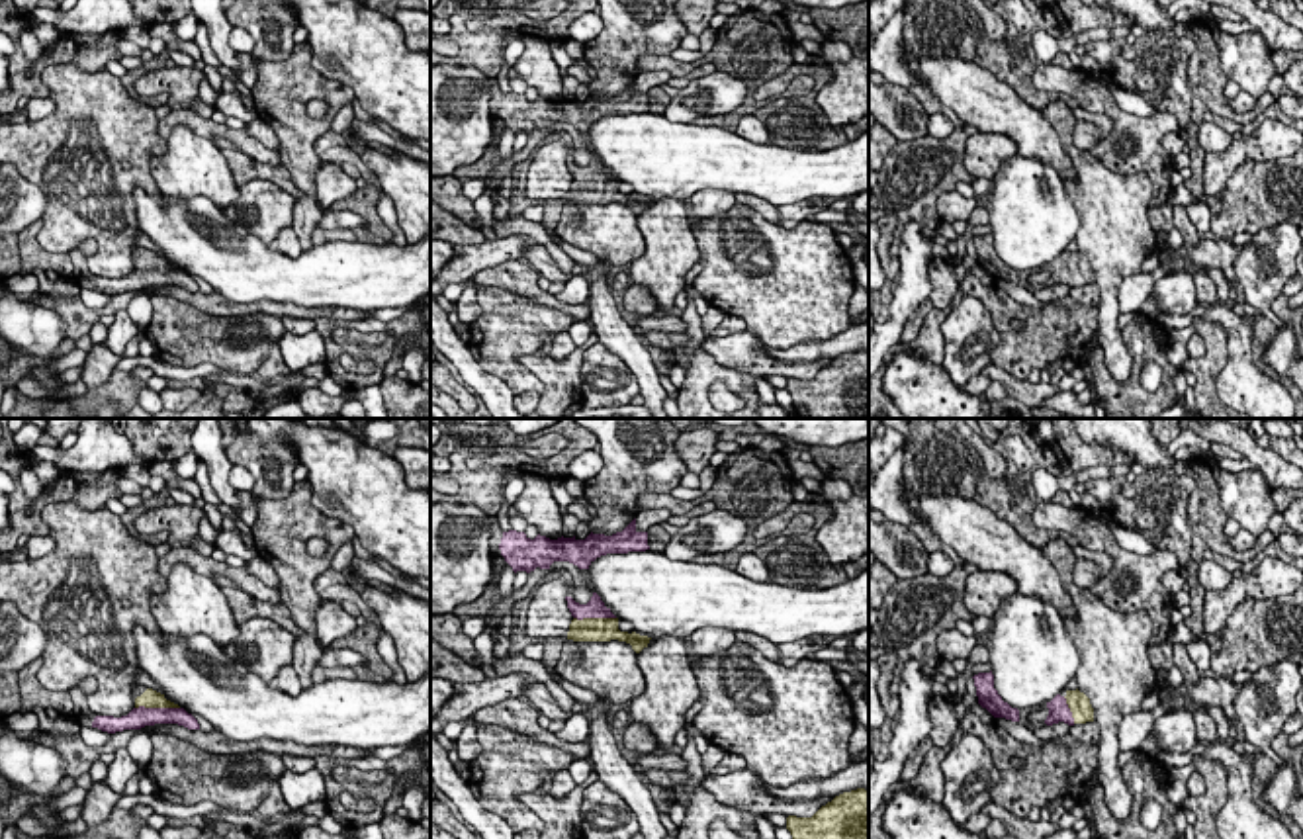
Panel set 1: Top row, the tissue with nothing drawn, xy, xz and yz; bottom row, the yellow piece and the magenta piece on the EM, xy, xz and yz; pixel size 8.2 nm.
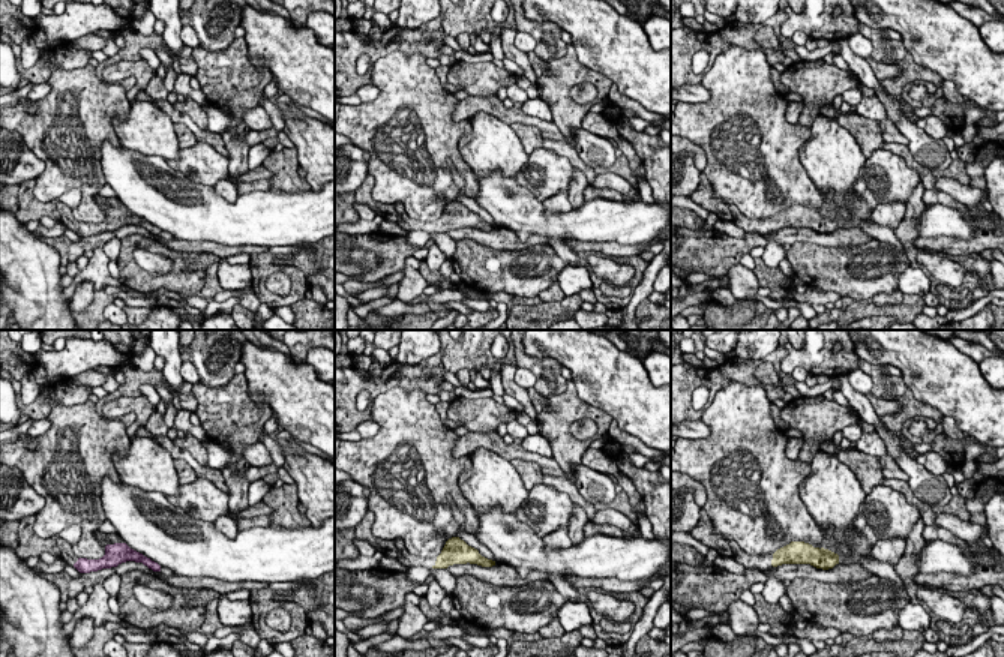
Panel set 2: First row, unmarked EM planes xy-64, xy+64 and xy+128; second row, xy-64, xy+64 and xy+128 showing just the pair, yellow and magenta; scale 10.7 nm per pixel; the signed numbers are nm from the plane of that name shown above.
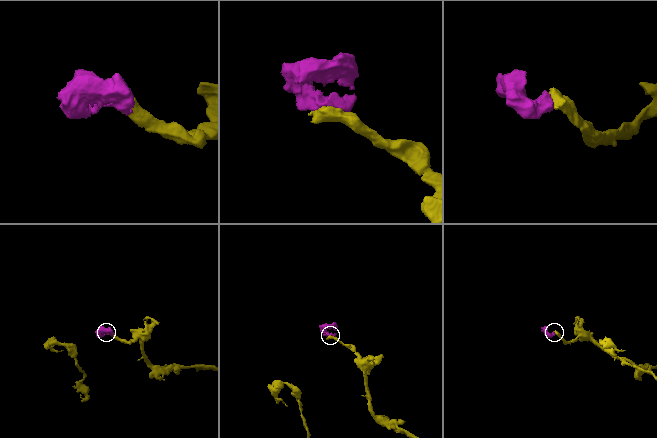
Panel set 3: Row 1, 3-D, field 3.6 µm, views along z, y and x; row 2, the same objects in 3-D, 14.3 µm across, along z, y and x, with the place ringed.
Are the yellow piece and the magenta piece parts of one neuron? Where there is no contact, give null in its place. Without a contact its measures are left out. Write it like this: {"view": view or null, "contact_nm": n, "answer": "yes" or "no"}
{"view": "xy", "contact_nm": 360, "answer": "yes"}

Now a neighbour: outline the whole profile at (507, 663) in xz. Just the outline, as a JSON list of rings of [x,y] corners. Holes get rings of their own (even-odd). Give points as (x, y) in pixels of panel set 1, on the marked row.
[[[507,653],[503,657],[493,657],[493,669],[497,677],[517,673],[517,671],[532,675],[536,681],[548,686],[548,690],[552,692],[552,696],[567,716],[573,714],[571,706],[575,704],[575,700],[560,686],[560,683],[556,683],[550,677],[542,661],[526,659],[522,653],[517,655]]]

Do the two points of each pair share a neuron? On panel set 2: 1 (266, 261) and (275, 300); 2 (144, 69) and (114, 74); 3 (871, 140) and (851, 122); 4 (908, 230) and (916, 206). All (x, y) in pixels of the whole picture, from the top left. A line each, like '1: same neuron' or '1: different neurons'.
1: same neuron
2: same neuron
3: same neuron
4: same neuron

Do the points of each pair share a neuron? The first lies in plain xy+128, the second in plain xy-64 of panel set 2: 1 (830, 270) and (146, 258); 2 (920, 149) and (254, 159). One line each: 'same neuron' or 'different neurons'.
1: different neurons
2: same neuron

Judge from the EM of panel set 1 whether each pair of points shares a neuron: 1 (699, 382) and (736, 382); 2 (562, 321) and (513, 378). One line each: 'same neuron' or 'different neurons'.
1: same neuron
2: same neuron

